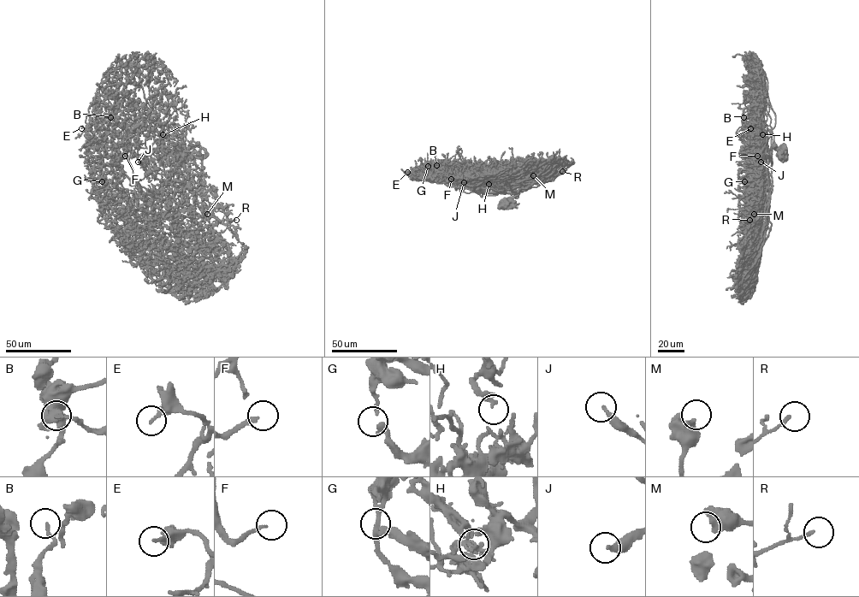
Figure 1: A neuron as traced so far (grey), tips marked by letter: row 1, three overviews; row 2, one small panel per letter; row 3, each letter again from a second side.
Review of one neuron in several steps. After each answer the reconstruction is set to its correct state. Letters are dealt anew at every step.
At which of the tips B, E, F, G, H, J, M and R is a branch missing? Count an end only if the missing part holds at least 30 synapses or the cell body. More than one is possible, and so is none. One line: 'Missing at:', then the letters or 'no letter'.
Missing at: J

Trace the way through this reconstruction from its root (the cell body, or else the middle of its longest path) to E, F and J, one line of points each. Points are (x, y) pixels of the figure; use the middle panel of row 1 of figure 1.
E: (508, 204), (514, 193), (476, 191), (451, 173), (417, 175), (407, 172)
F: (508, 204), (514, 193), (476, 191), (454, 174), (445, 177), (451, 179)
J: (508, 204), (514, 193), (474, 190), (464, 182)

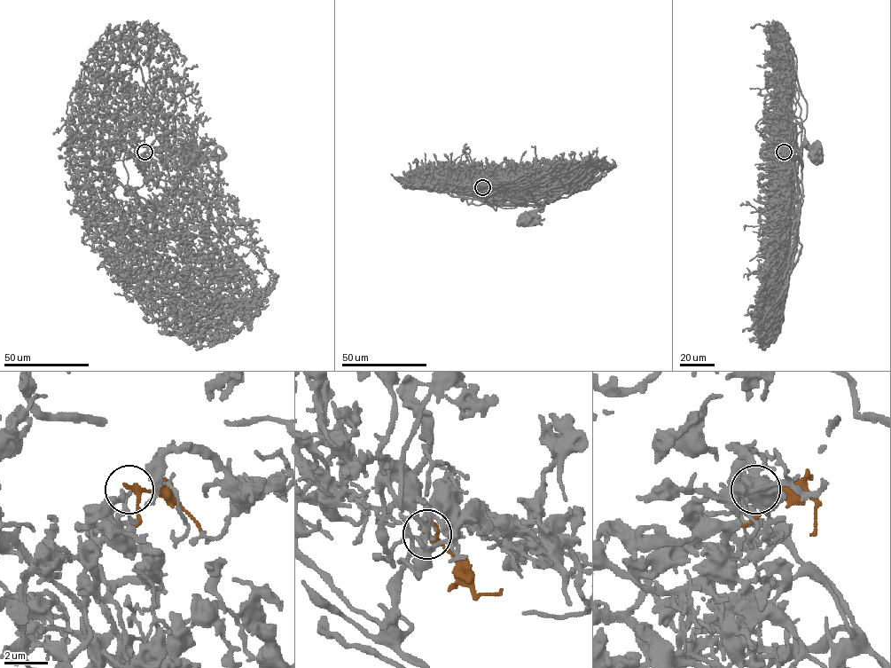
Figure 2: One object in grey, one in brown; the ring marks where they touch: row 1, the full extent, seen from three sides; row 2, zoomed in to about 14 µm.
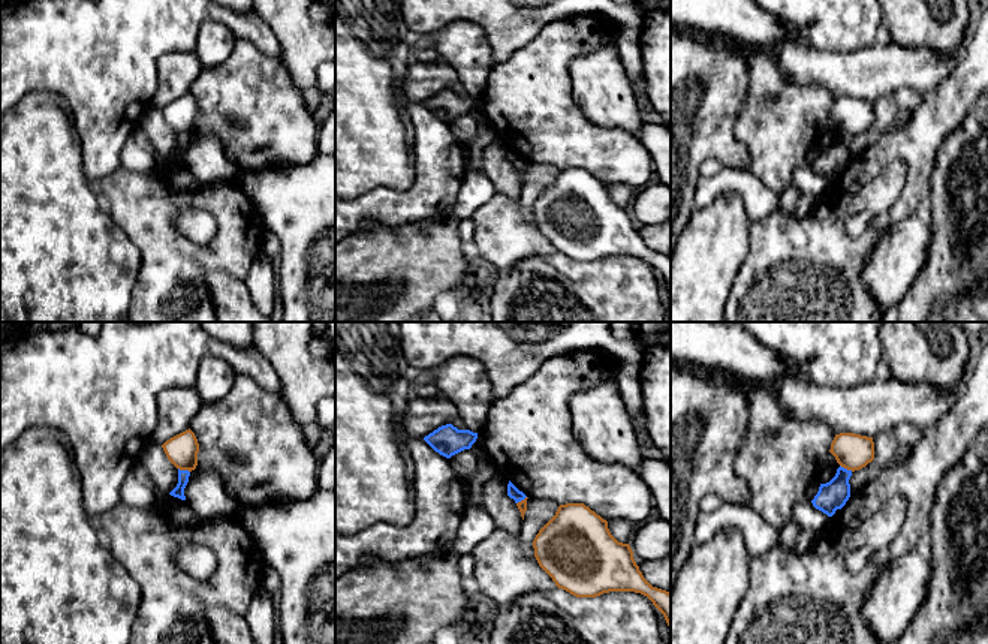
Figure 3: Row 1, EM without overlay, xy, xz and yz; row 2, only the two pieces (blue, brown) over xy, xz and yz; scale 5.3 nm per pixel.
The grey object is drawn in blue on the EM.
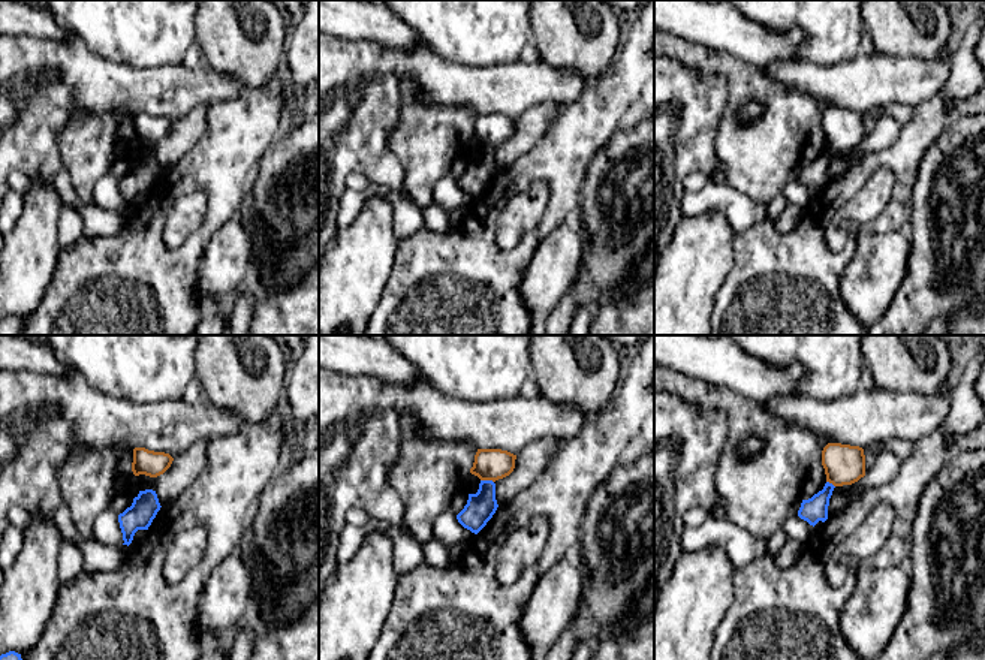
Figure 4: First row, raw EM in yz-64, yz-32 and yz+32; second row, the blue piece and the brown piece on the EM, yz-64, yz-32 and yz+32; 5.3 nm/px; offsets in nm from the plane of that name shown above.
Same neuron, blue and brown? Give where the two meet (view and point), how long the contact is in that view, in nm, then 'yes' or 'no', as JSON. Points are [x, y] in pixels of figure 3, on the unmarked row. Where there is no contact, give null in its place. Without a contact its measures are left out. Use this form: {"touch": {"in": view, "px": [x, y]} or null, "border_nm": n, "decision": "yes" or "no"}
{"touch": {"in": "yz", "px": [846, 134]}, "border_nm": 80, "decision": "no"}

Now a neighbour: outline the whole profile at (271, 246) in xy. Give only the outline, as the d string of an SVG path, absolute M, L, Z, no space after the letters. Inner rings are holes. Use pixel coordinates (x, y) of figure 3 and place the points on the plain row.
M265 231L262 238L262 255L268 256L271 261L280 259L281 255L281 243L278 237L269 231Z

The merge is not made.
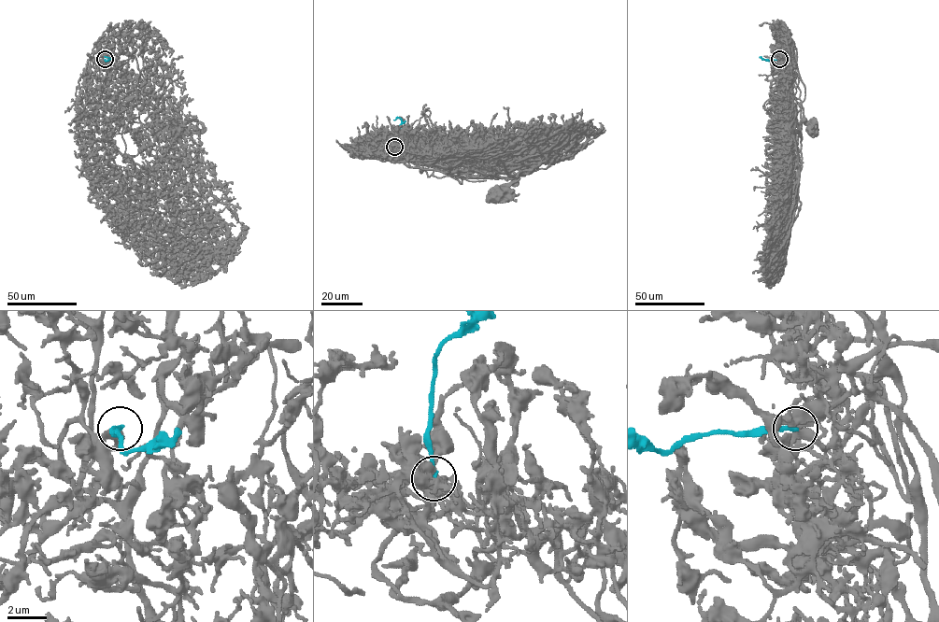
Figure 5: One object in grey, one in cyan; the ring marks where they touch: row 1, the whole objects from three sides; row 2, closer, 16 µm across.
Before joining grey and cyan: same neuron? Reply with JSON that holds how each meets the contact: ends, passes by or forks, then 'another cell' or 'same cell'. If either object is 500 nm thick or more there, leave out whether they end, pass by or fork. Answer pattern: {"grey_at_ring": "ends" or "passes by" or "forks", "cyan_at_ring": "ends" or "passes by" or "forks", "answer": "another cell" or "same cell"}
{"grey_at_ring": "passes by", "cyan_at_ring": "ends", "answer": "same cell"}

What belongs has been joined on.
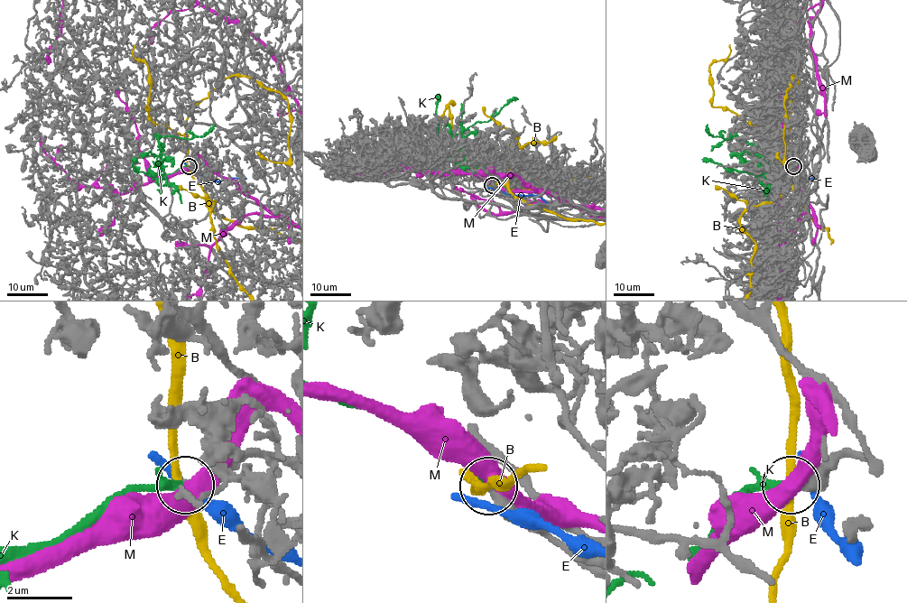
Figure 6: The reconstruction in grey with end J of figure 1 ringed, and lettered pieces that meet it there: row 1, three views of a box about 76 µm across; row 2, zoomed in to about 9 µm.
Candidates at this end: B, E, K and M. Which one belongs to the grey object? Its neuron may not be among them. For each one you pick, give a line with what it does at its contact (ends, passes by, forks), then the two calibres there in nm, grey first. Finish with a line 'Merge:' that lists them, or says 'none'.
K: it ends there; 320 nm thick on the grey side, 200 nm on the other
Merge: K

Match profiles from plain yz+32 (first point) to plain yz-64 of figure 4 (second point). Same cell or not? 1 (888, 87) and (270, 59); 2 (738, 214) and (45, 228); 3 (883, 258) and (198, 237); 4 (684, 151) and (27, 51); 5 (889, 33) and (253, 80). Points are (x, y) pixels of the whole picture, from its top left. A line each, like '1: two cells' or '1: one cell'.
1: two cells
2: two cells
3: two cells
4: one cell
5: one cell

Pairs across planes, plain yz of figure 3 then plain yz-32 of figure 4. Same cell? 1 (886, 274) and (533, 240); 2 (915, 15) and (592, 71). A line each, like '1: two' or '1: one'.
1: two
2: one

